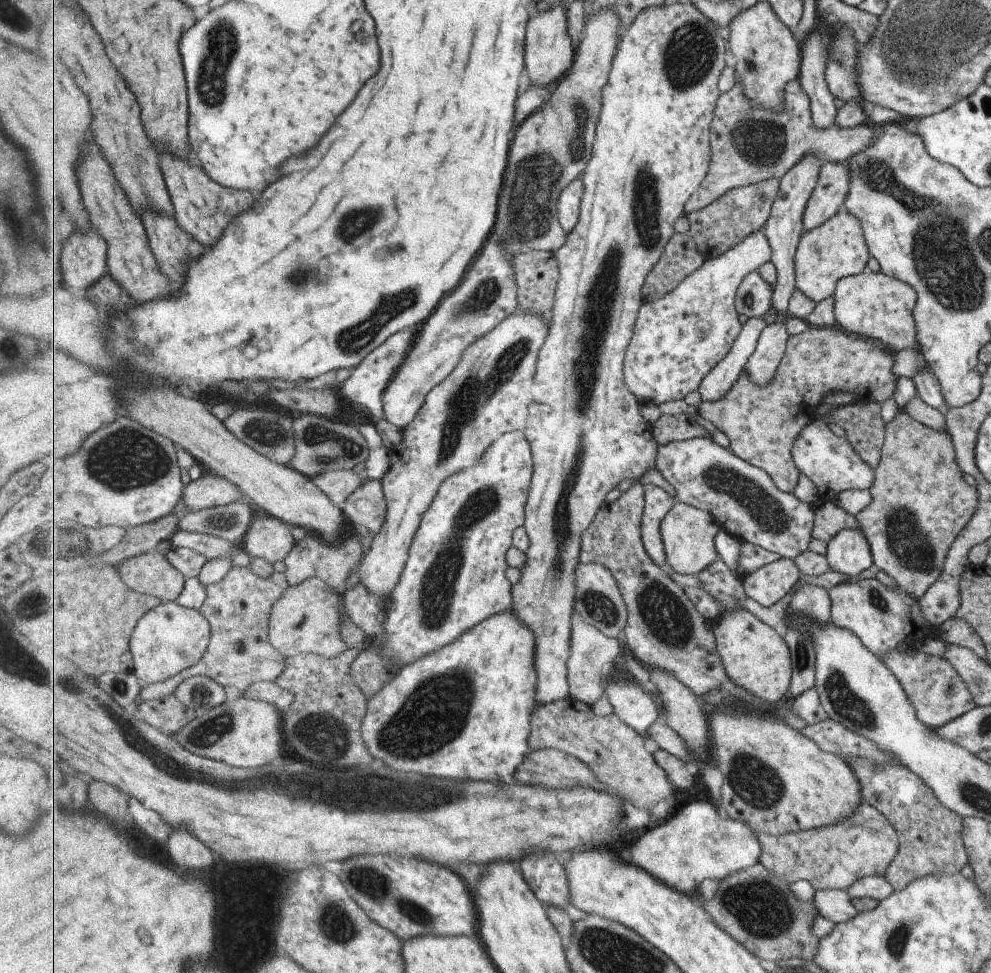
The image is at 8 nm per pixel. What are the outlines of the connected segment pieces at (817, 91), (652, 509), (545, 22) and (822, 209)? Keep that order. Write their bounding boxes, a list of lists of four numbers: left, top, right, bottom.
[[800,19,836,129],[642,484,678,566],[527,4,577,89],[804,161,849,231]]

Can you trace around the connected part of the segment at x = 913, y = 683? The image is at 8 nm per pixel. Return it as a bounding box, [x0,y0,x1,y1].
[882,648,974,729]

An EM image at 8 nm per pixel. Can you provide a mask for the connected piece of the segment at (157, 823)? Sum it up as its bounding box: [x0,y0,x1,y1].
[128,798,172,842]

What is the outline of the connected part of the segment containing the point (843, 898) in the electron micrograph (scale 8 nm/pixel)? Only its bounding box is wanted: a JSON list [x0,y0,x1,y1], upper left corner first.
[812,889,856,924]

